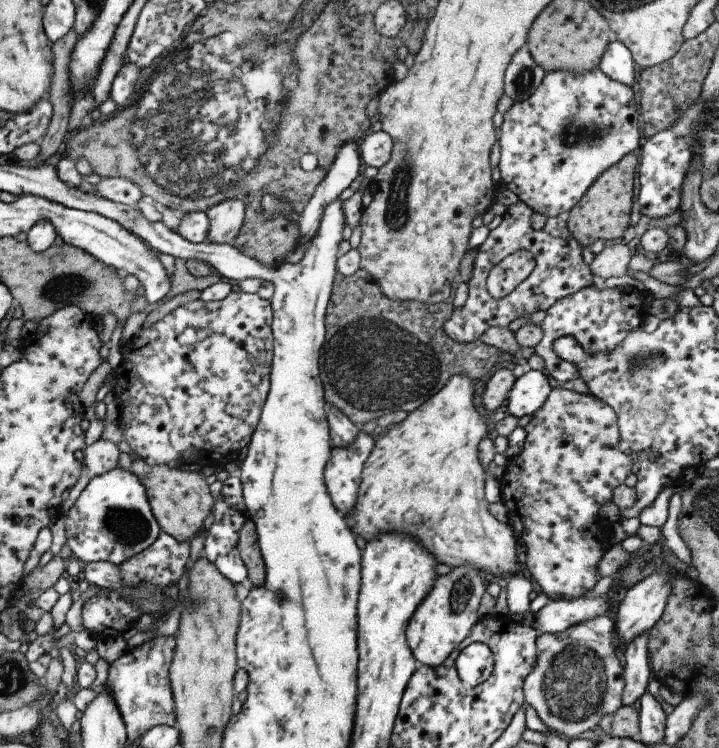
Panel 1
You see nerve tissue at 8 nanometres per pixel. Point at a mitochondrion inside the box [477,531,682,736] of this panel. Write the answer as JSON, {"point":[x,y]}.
{"point":[573,687]}

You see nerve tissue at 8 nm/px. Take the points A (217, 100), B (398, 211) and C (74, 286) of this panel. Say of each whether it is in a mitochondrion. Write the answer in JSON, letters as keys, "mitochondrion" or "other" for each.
{"A":"mitochondrion","B":"mitochondrion","C":"mitochondrion"}

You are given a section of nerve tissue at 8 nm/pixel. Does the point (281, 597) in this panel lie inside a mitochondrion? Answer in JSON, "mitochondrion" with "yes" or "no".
{"mitochondrion":"yes"}

